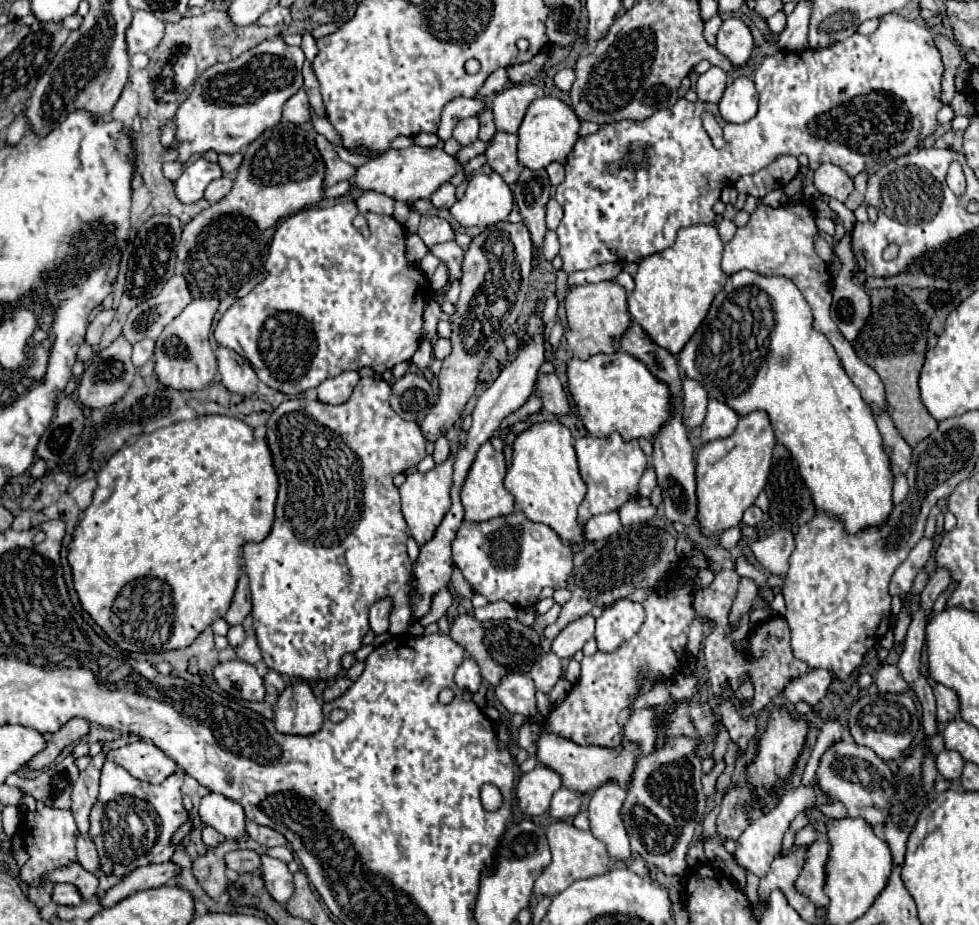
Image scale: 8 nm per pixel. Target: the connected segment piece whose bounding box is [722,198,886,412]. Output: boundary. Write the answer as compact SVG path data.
M758 200L758 208L750 214L750 220L746 226L740 226L734 234L734 238L724 246L724 258L722 258L722 270L726 274L734 274L740 270L752 270L762 276L786 276L790 278L796 288L804 294L806 302L812 308L814 316L814 330L822 332L832 348L836 350L846 374L854 382L854 386L860 388L860 394L864 402L872 408L872 412L878 412L886 406L884 400L884 384L876 376L876 372L862 362L856 352L852 352L852 344L840 334L834 320L830 318L830 304L832 304L832 278L828 274L826 264L820 260L814 248L814 238L820 234L816 226L816 216L812 210L812 204L808 202L788 202L786 206L772 208Z

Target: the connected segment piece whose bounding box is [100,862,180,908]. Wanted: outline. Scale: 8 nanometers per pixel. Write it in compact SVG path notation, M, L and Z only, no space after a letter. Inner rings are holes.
M164 862L164 864L148 864L144 868L136 868L134 872L130 872L128 876L122 878L120 884L112 886L102 898L100 904L102 908L110 908L114 904L118 904L120 900L140 892L140 890L148 890L148 888L158 888L158 886L166 886L172 882L172 878L180 872L180 868L172 862Z

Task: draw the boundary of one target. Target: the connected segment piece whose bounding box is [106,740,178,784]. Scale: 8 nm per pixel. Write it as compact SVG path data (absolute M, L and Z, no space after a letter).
M138 740L122 748L110 750L106 754L106 760L124 766L138 780L148 780L152 784L160 784L160 780L178 770L176 764L150 740Z

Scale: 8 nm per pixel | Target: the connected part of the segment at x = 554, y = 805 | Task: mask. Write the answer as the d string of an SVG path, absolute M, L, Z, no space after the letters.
M560 788L550 802L550 816L558 820L574 818L580 812L580 796L568 788Z

